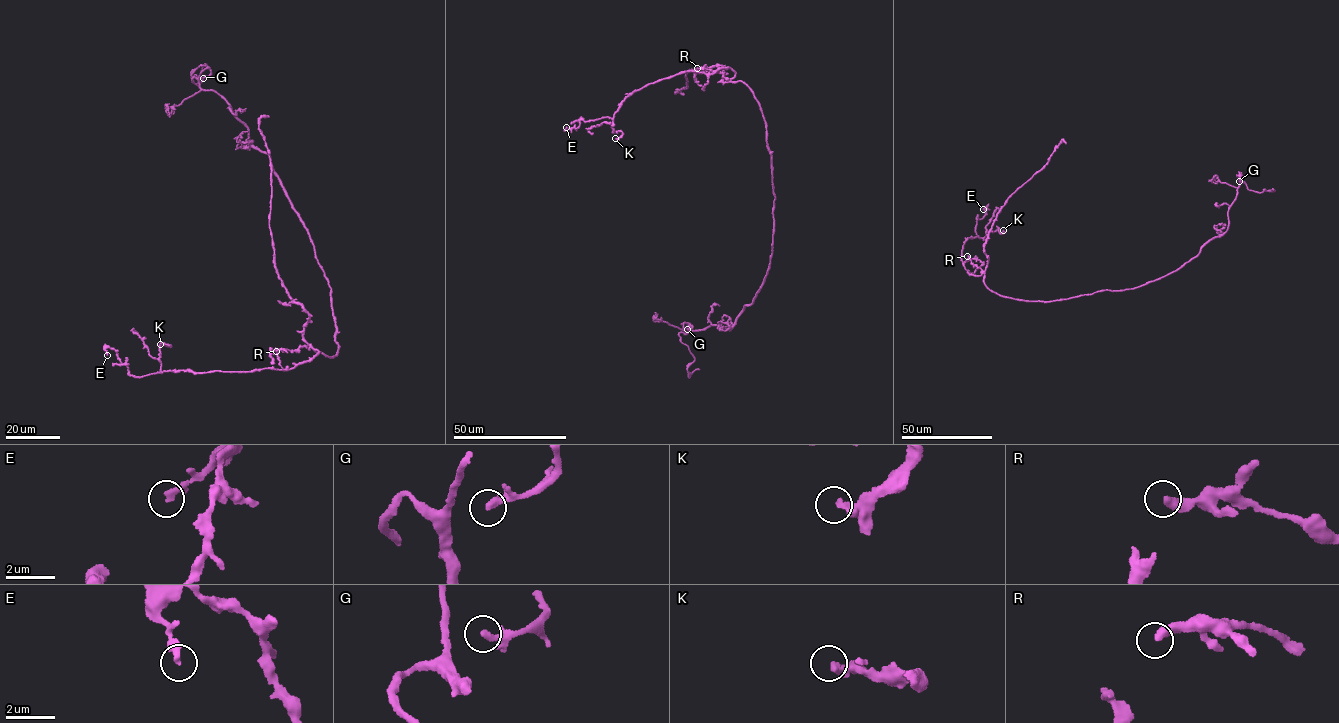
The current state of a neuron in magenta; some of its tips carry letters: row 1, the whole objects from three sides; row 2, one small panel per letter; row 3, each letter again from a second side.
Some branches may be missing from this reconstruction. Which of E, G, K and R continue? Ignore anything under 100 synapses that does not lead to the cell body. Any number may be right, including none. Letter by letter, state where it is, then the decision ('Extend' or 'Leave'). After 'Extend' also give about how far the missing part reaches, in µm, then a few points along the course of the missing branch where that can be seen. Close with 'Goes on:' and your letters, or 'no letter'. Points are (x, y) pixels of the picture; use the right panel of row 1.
E: Place: (983, 209). Leave
G: Place: (1239, 181). Leave
K: Place: (1003, 230). Leave
R: Place: (967, 256). Leave
Goes on: no letter

